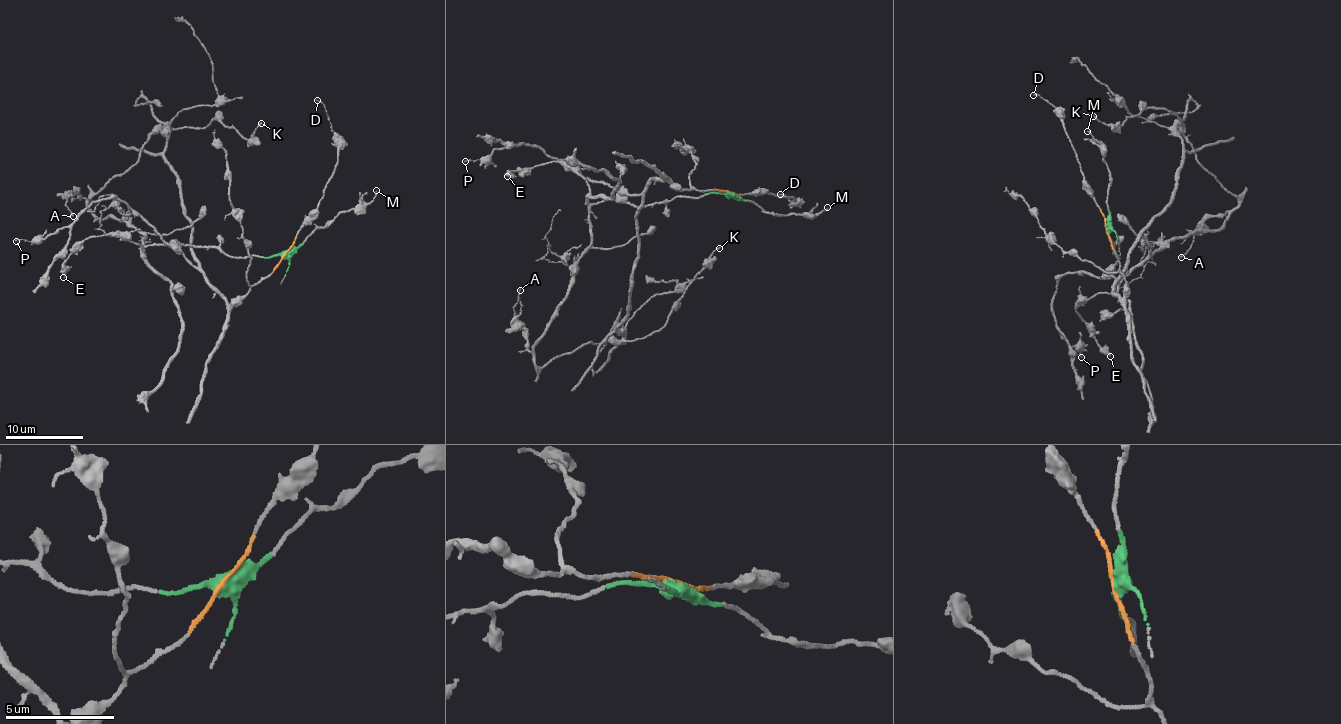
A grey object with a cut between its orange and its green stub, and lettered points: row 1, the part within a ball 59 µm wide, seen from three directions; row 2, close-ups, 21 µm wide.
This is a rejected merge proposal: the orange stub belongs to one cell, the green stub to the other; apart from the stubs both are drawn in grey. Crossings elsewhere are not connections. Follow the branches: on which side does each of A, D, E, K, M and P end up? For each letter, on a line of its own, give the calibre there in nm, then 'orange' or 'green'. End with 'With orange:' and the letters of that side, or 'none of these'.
A: 120 nm thick; green
D: 110 nm thick; orange
E: 280 nm thick; green
K: 150 nm thick; green
M: 110 nm thick; green
P: 120 nm thick; orange
With orange: D, P

